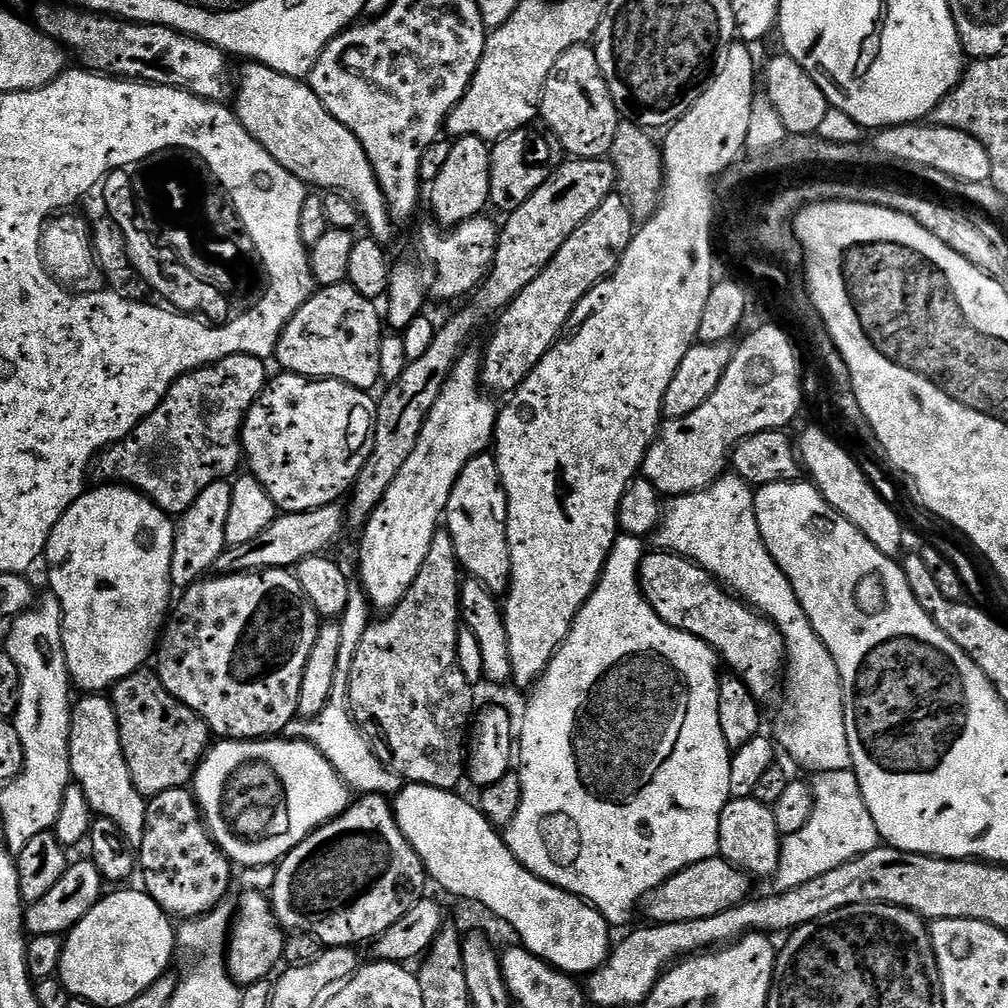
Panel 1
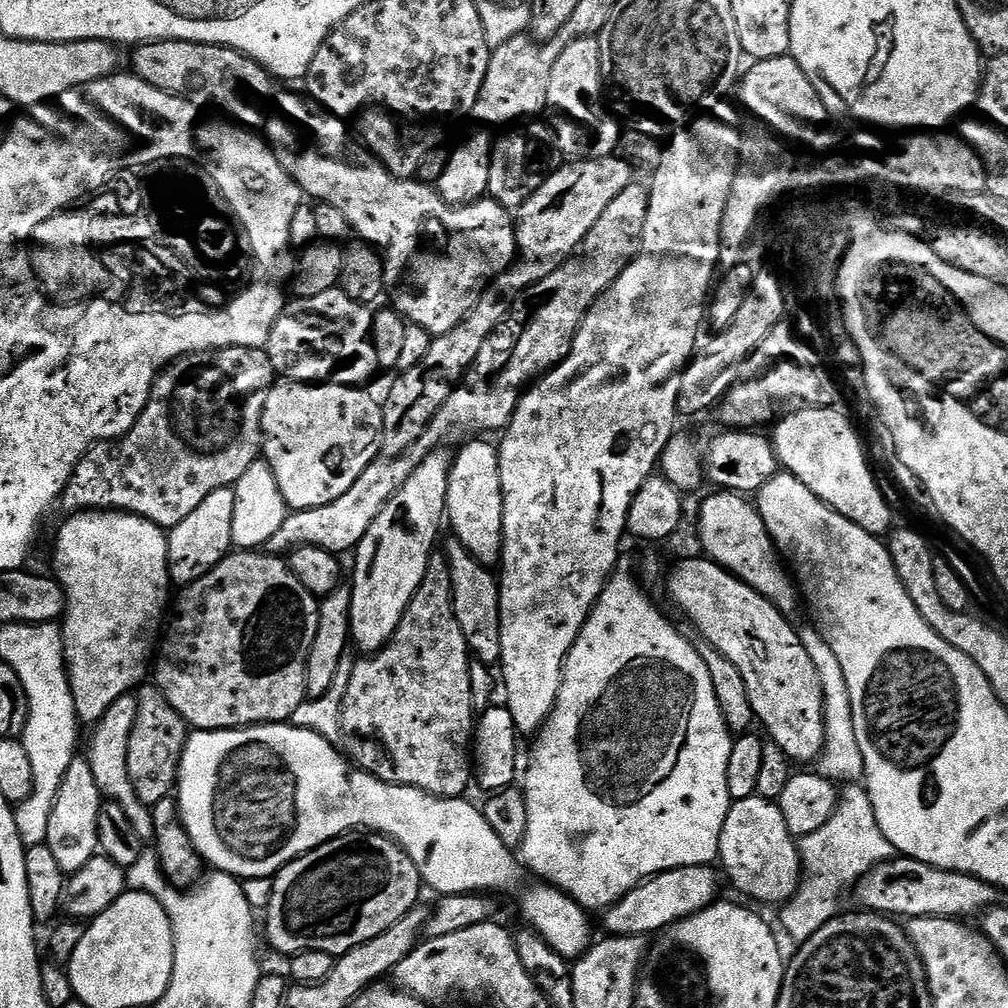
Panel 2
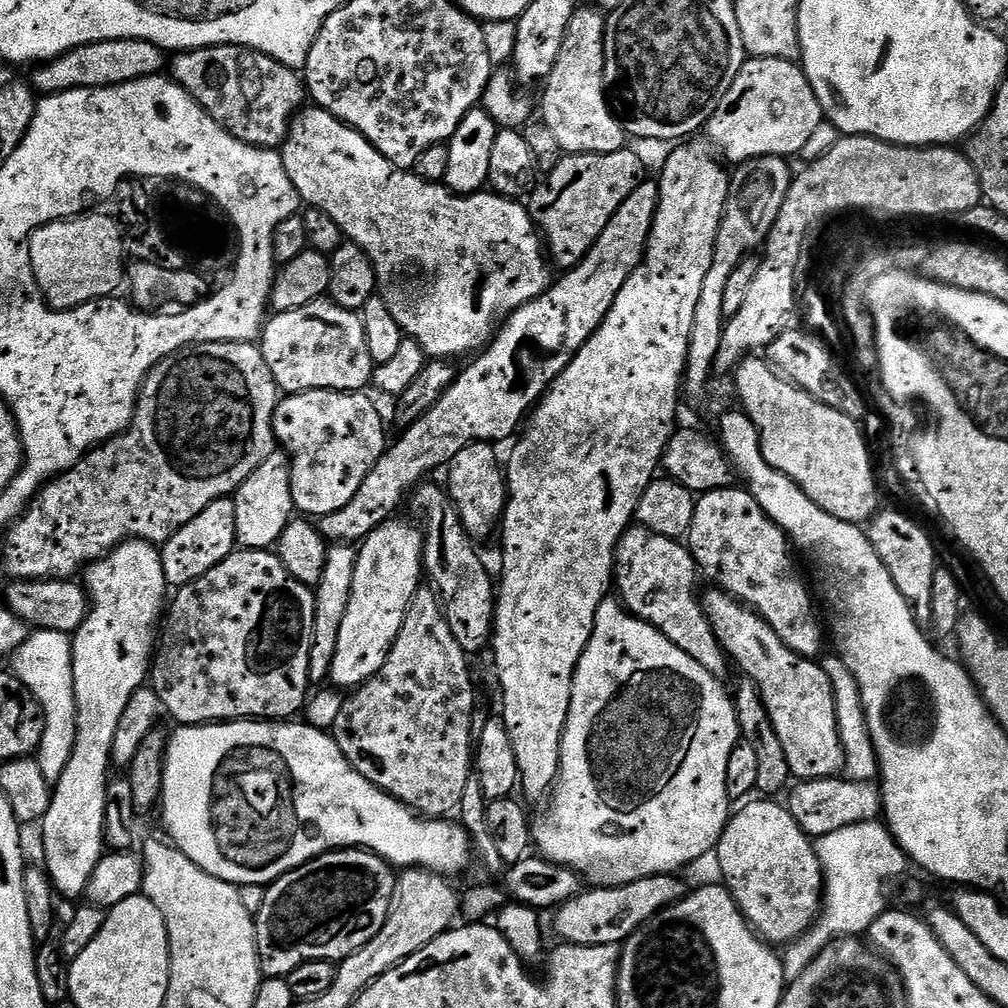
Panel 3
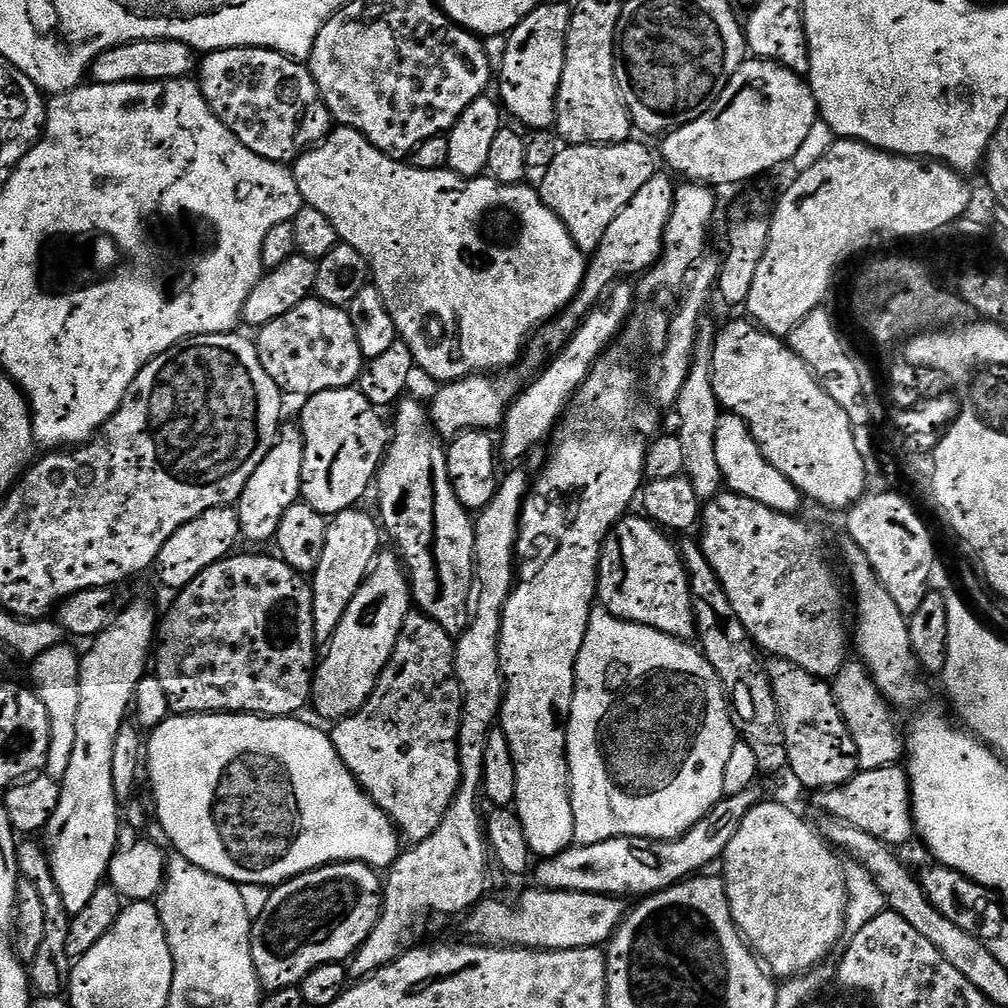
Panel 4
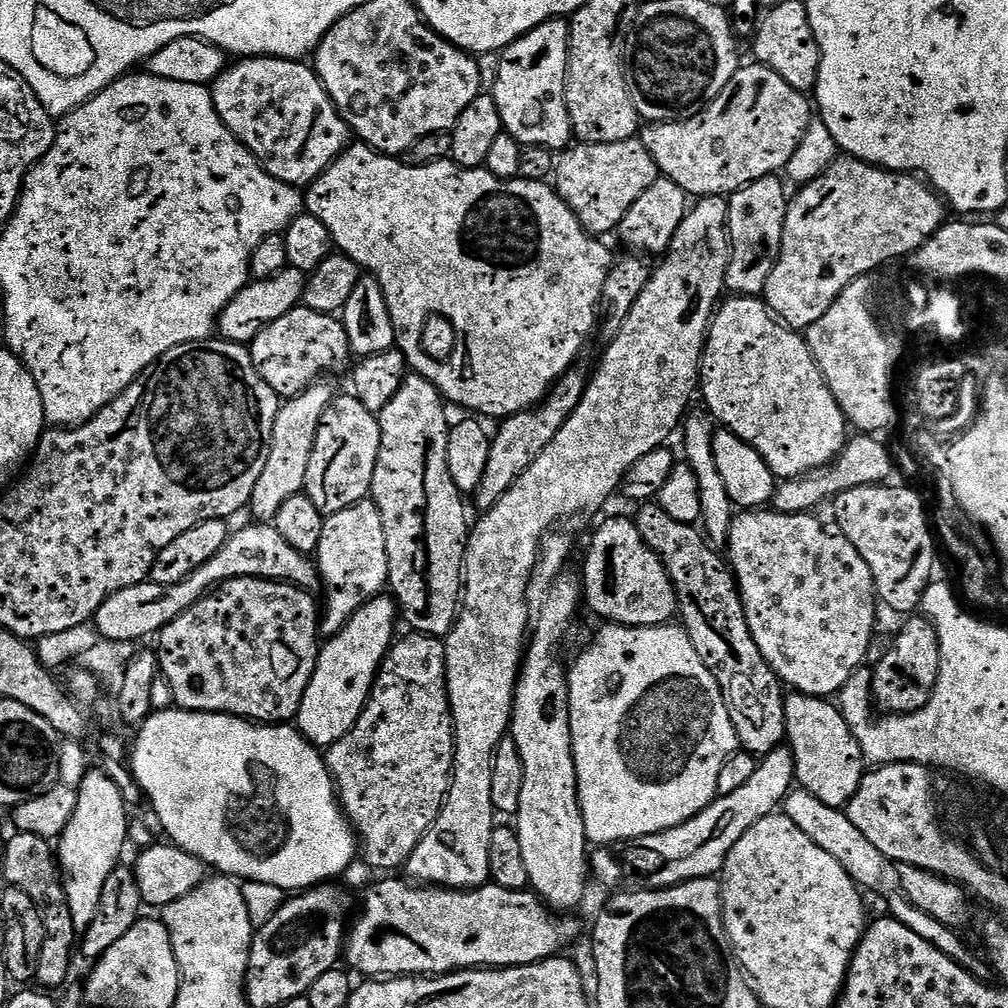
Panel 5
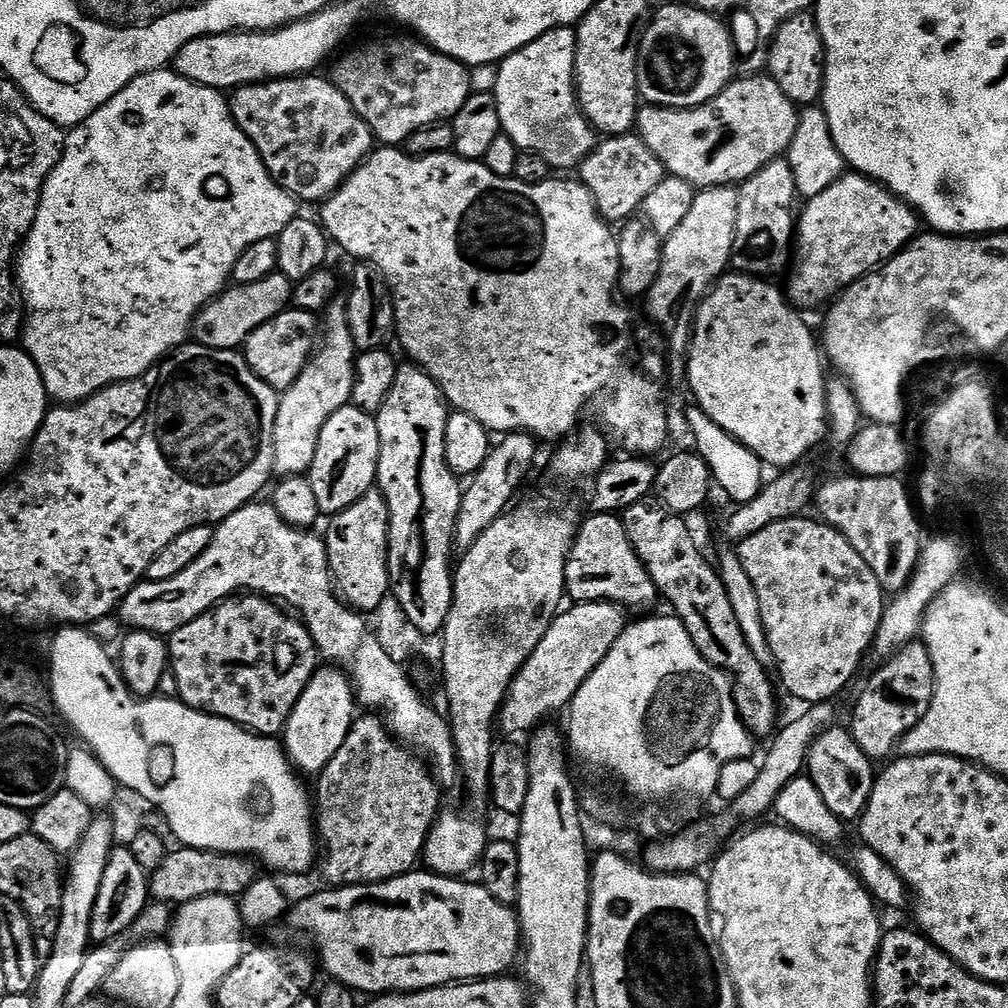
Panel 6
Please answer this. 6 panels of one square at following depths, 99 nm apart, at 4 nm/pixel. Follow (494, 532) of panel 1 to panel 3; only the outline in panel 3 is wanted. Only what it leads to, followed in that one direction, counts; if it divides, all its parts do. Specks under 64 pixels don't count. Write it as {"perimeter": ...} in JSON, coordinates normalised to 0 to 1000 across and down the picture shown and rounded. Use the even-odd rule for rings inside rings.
{"perimeter":[[[484,438],[462,442],[462,446],[454,446],[454,450],[442,464],[442,487],[452,501],[458,522],[472,538],[482,535],[491,524],[493,527],[500,510],[500,501],[504,499],[502,468],[497,453],[495,456],[488,444],[491,443]]]}

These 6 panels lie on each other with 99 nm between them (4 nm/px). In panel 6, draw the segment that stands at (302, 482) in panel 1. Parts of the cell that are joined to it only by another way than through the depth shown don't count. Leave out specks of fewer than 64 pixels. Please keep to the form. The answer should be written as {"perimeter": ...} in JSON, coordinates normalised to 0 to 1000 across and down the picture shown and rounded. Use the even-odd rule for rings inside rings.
{"perimeter":[[[346,403],[327,411],[327,419],[319,423],[319,431],[315,435],[315,450],[312,450],[310,467],[305,469],[318,509],[332,510],[343,506],[351,502],[355,494],[370,487],[376,453],[377,432],[370,410]]]}

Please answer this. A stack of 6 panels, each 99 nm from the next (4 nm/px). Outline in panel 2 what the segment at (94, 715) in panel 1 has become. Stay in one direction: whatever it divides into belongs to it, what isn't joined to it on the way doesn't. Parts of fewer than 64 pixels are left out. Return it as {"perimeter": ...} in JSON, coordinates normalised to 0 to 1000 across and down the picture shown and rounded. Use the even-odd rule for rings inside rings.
{"perimeter":[[[128,688],[117,692],[109,704],[96,718],[95,726],[91,730],[91,739],[85,746],[85,752],[89,756],[89,764],[93,764],[93,776],[97,776],[97,784],[100,791],[106,792],[112,798],[119,798],[121,804],[125,804],[125,812],[129,812],[129,819],[141,831],[153,830],[153,815],[151,814],[151,803],[148,799],[140,797],[137,788],[133,788],[133,780],[129,780],[129,768],[127,767],[127,733],[129,724],[133,724],[133,712],[137,708],[137,696],[134,689]]]}

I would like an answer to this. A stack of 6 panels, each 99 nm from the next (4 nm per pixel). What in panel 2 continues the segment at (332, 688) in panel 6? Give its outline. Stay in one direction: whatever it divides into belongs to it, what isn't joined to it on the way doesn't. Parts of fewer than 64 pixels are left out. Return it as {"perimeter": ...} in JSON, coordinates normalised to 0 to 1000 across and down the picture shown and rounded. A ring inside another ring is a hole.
{"perimeter":[[[441,446],[428,448],[403,474],[403,478],[393,487],[391,494],[379,502],[379,510],[371,514],[367,526],[359,538],[351,545],[353,564],[349,567],[347,582],[349,600],[348,638],[358,643],[358,648],[376,647],[386,633],[395,625],[401,606],[407,601],[411,589],[419,581],[437,519],[442,516],[444,502],[444,471],[448,465],[449,449]]]}

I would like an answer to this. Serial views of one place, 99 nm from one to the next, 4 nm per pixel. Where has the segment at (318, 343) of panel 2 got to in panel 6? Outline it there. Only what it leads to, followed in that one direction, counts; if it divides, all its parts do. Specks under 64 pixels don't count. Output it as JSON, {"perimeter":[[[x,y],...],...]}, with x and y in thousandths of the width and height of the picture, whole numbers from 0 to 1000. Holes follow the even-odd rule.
{"perimeter":[[[290,304],[285,310],[276,312],[276,315],[268,315],[242,341],[240,352],[246,358],[248,367],[264,383],[268,383],[275,391],[281,391],[289,381],[300,371],[300,367],[305,363],[310,355],[310,350],[315,341],[315,317],[309,310],[301,310],[299,306]]]}

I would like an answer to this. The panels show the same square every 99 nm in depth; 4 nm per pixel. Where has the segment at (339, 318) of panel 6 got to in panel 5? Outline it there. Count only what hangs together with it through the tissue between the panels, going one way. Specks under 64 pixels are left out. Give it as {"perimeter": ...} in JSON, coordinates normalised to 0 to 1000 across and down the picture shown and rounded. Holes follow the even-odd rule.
{"perimeter":[[[314,379],[307,383],[300,391],[283,396],[272,415],[272,427],[268,435],[268,454],[264,454],[264,463],[252,481],[252,490],[248,501],[249,515],[254,518],[273,517],[276,506],[288,494],[303,487],[304,470],[308,466],[308,450],[319,419],[319,411],[329,402],[331,388],[325,379]]]}

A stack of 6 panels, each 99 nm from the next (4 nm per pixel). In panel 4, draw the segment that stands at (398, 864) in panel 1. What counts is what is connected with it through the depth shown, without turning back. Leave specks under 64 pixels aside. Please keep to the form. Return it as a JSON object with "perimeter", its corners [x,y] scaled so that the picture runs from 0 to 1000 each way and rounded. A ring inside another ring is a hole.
{"perimeter":[[[344,853],[338,857],[324,857],[313,861],[290,873],[273,878],[266,894],[250,915],[250,949],[252,962],[263,985],[298,977],[312,962],[320,956],[335,956],[352,948],[371,923],[379,900],[379,873],[374,862],[357,853]]]}

